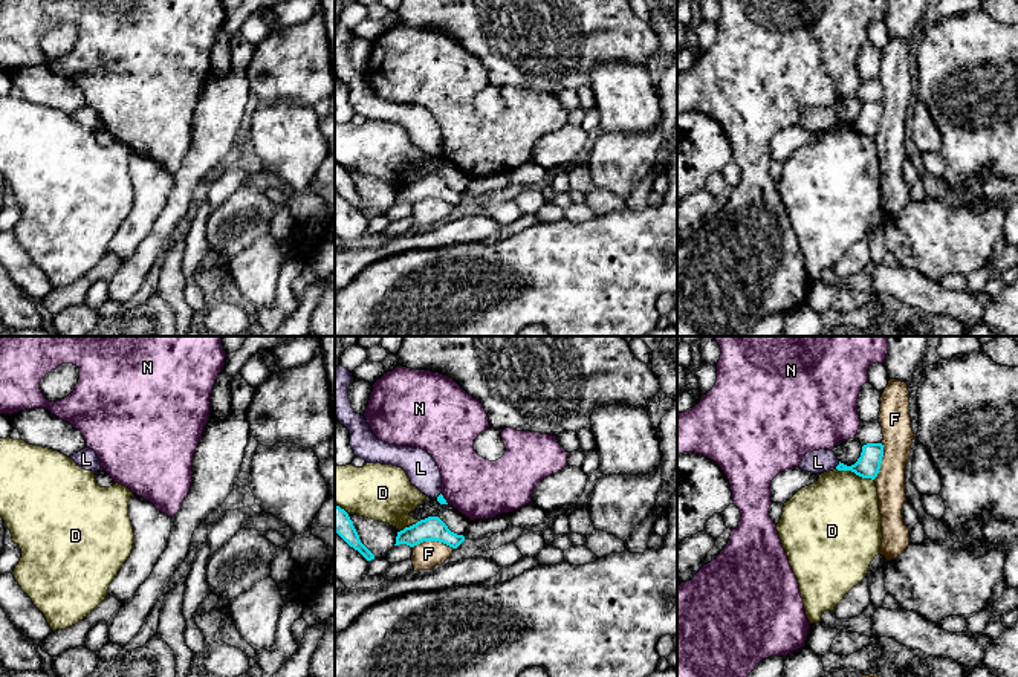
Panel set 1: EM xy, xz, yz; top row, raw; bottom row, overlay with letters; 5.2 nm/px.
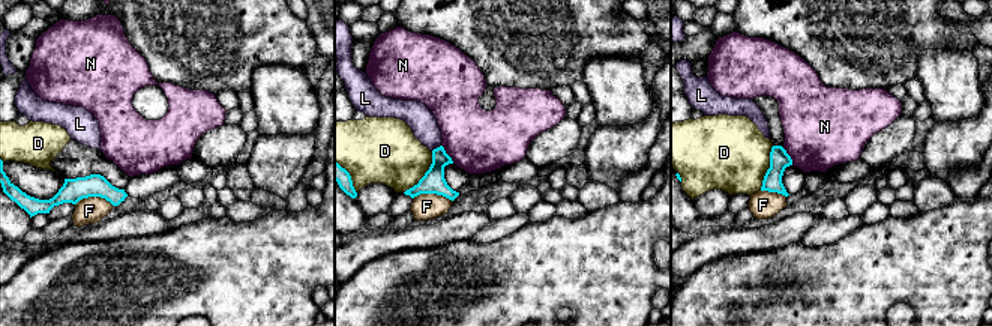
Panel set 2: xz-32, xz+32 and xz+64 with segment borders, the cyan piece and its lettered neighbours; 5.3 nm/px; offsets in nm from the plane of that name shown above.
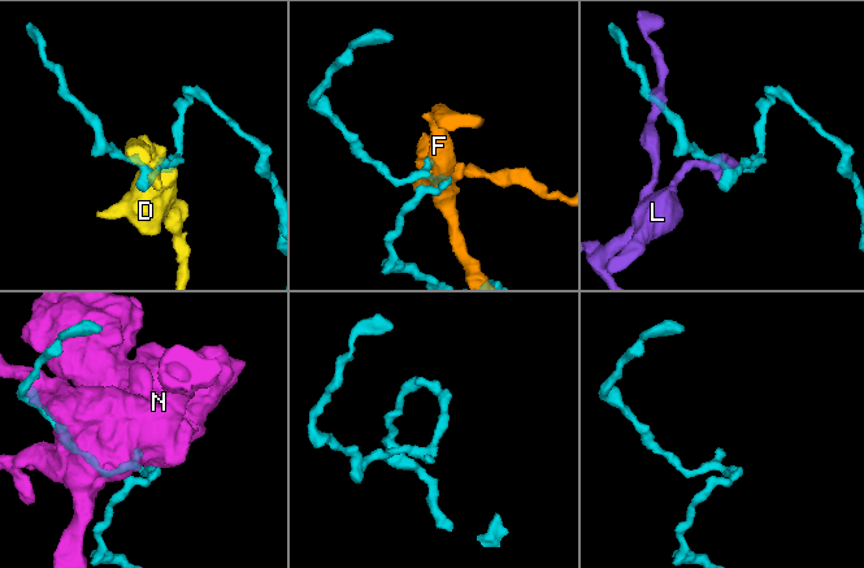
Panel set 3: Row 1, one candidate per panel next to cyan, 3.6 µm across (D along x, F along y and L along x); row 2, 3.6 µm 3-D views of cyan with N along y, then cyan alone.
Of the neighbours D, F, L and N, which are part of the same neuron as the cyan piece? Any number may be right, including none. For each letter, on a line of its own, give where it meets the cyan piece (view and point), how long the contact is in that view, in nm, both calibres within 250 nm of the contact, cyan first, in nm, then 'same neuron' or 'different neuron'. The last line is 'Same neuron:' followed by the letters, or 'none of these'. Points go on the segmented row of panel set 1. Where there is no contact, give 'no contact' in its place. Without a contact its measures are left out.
D: yz (855, 472) | 220 nm | 130/440 nm | different neuron
F: xz (433, 540) | 220 nm | 130/140 nm | different neuron
L: yz (838, 465) | 50 nm | 130/130 nm | different neuron
N: xz (444, 498) | 70 nm | 40/320 nm | different neuron
Same neuron: none of these

